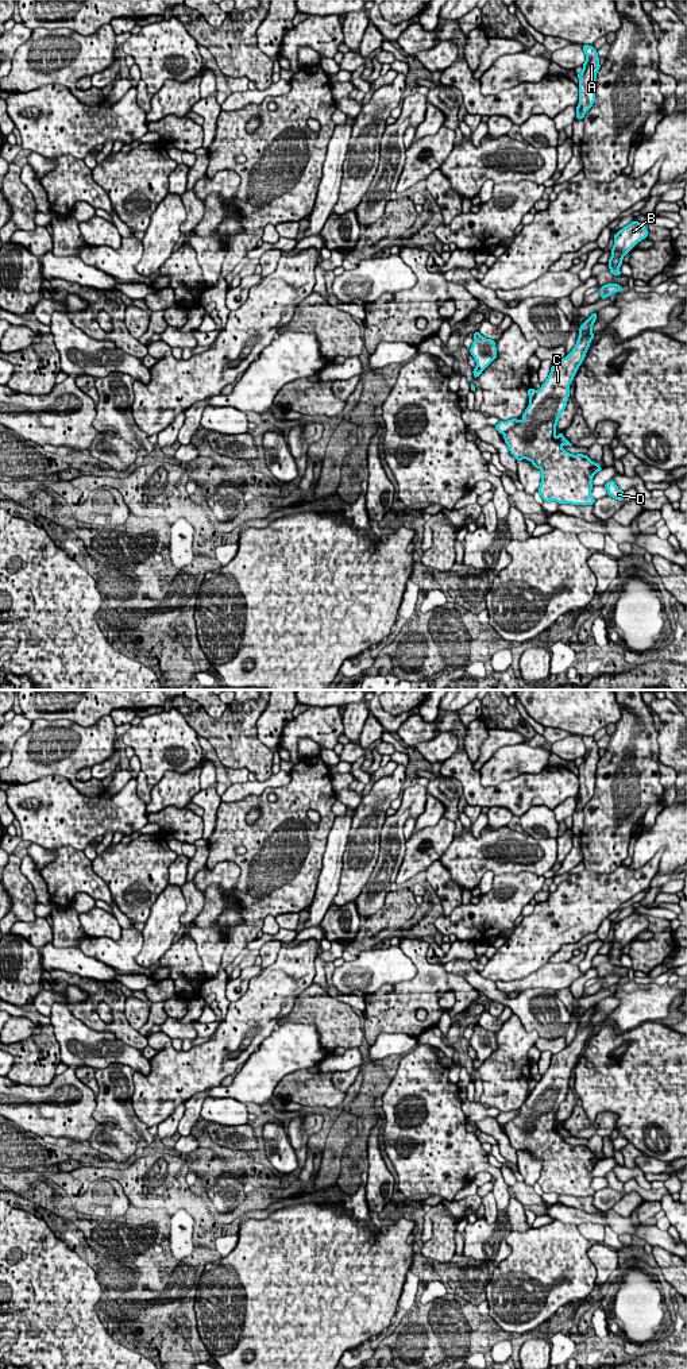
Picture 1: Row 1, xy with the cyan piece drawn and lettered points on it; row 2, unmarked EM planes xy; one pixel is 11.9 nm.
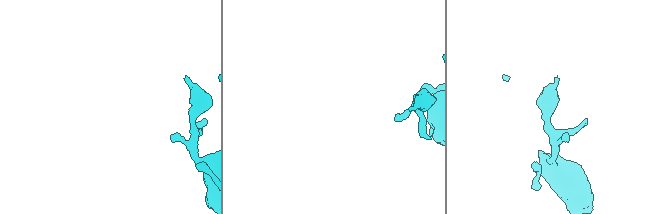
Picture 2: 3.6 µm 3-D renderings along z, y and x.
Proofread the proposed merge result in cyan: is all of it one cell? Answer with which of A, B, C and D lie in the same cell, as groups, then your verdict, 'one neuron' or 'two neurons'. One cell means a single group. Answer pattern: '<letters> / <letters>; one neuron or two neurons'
A D / B C; two neurons

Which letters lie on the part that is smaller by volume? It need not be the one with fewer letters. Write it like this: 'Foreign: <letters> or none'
Foreign: A, D

